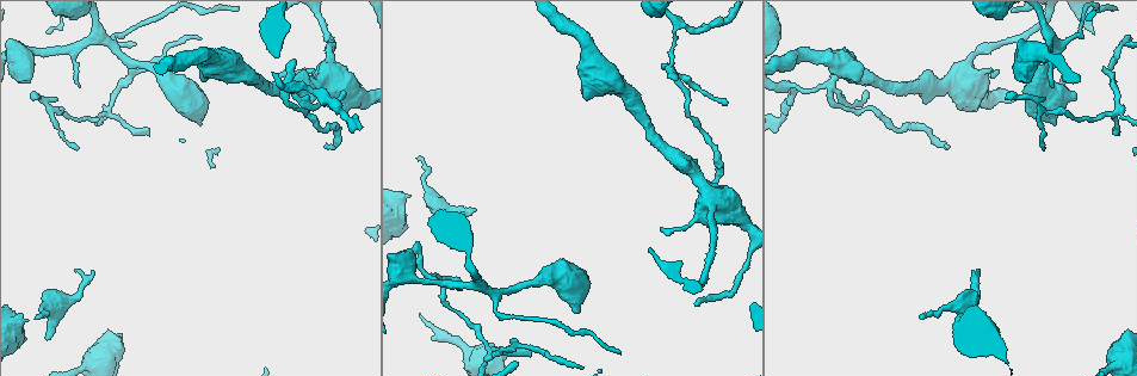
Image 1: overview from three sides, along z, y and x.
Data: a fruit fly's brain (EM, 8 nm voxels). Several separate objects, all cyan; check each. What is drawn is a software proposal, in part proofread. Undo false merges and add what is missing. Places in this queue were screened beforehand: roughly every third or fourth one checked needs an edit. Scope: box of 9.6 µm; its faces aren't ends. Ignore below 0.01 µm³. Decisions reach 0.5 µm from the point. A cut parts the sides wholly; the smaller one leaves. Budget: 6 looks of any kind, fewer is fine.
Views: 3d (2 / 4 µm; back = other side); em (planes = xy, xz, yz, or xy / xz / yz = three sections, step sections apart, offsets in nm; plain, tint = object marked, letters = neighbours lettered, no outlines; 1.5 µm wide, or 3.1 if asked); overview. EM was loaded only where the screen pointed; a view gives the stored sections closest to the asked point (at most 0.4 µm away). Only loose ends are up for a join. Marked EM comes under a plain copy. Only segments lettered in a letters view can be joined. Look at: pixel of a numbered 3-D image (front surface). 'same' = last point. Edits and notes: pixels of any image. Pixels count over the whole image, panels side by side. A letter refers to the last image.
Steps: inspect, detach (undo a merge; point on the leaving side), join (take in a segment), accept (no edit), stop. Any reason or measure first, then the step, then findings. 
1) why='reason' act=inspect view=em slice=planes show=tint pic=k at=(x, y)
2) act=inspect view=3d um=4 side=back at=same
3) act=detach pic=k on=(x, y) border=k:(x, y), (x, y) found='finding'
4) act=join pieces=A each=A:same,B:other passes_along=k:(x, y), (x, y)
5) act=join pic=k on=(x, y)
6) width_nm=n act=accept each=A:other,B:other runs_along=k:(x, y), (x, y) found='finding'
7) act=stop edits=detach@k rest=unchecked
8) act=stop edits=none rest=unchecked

why='arms part here' act=inspect view=3d um=4 side=back pic=1 at=(829, 88)

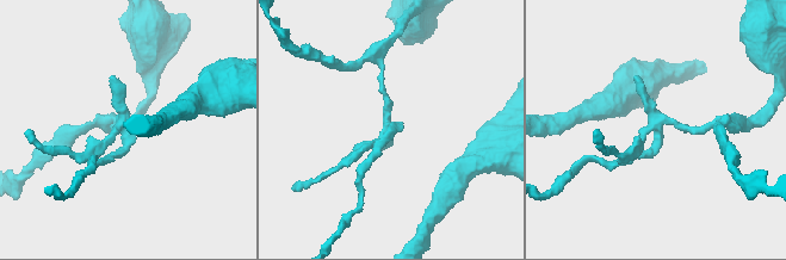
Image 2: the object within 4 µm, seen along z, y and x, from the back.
why='need the tissue' act=inspect view=em slice=planes show=letters pic=2 at=(121, 125)

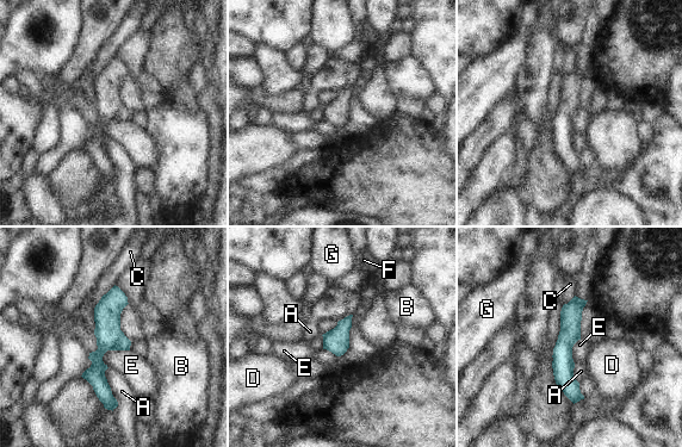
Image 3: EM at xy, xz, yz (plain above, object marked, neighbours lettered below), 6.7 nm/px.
act=accept each=A:other,B:other,C:other,D:other,E:other,F:other,G:other runs_along=3:(116, 290), (98, 354), (110, 407) found='continuous, no second cell'

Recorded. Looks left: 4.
why='four arms meet' act=inspect view=3d um=2 pic=1 at=(486, 347)

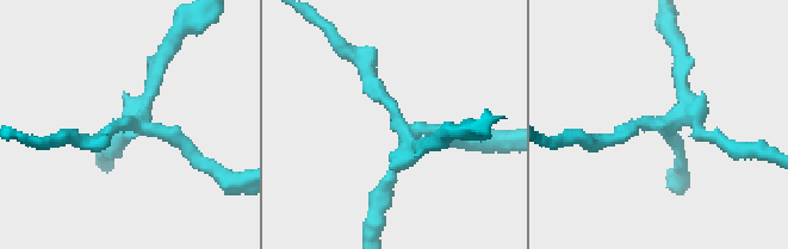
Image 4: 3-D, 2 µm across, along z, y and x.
arms=4 act=inspect view=em slice=xy step=4 show=tint pic=4 at=(132, 120)

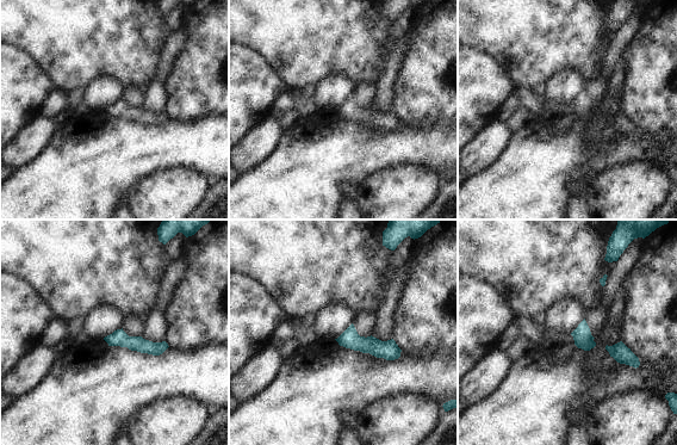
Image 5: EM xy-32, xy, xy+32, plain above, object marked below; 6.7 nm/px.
act=inspect view=em slice=yz step=8 show=letters at=same

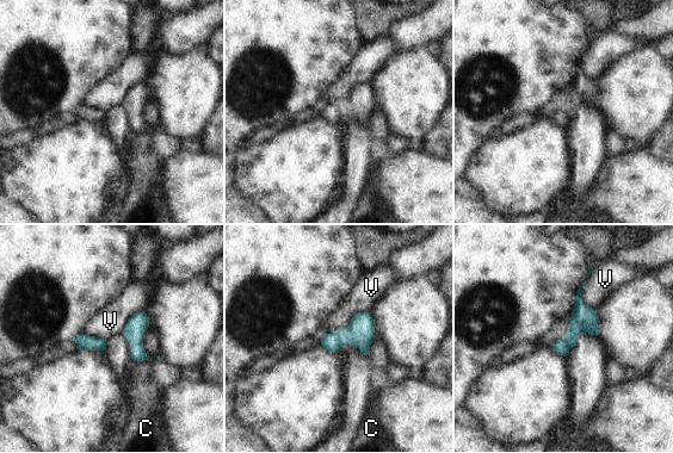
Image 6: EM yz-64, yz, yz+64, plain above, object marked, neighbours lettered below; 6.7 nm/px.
longest_contact=V:340nm act=accept each=C:other,V:other border=6:(369, 311), (325, 334) found='continuous, no second cell'

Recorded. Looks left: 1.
act=stop edits=none rest=unchecked

